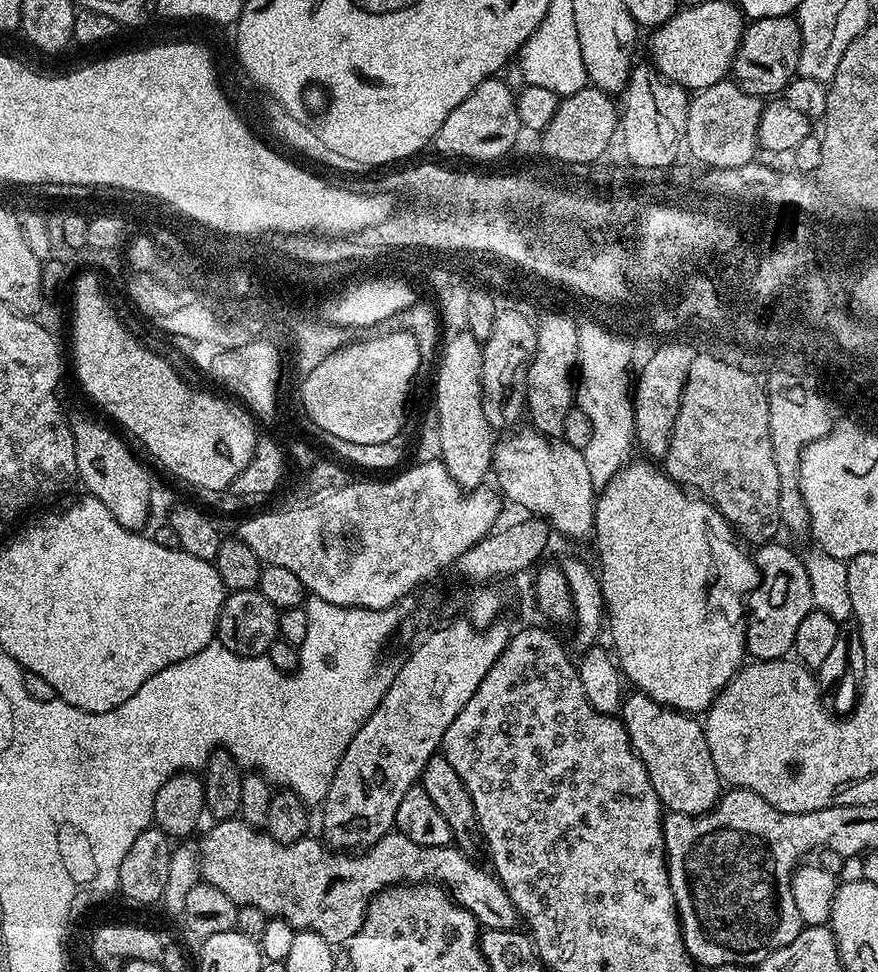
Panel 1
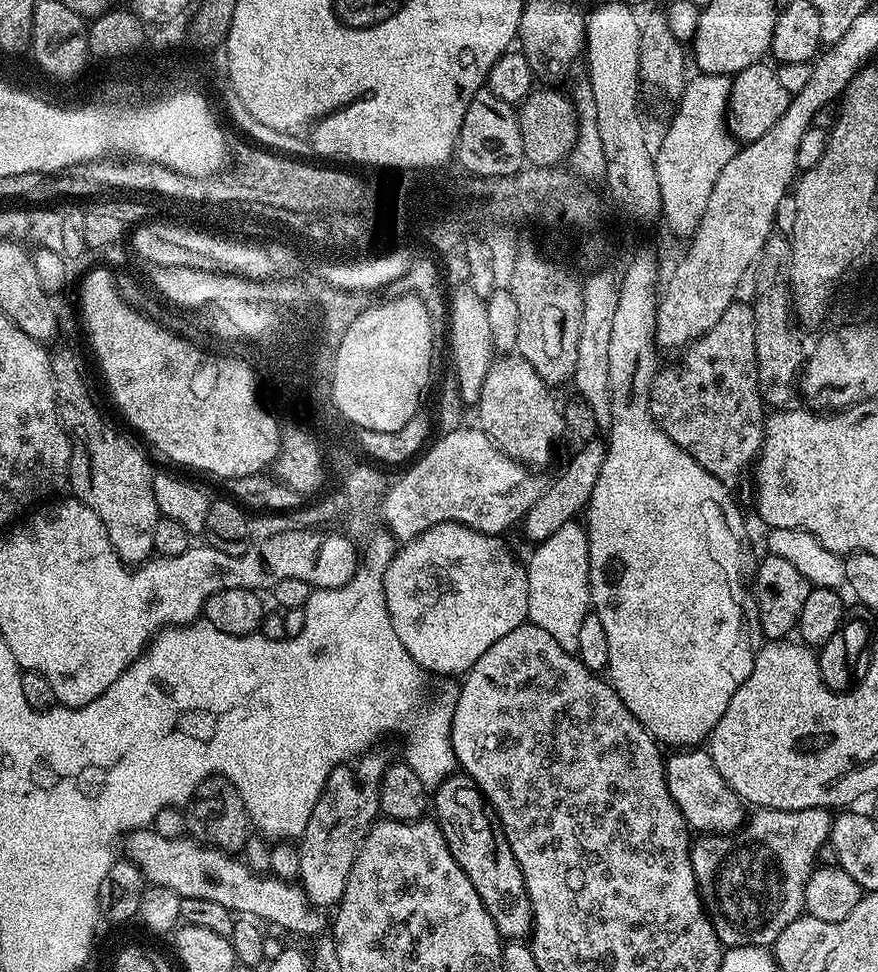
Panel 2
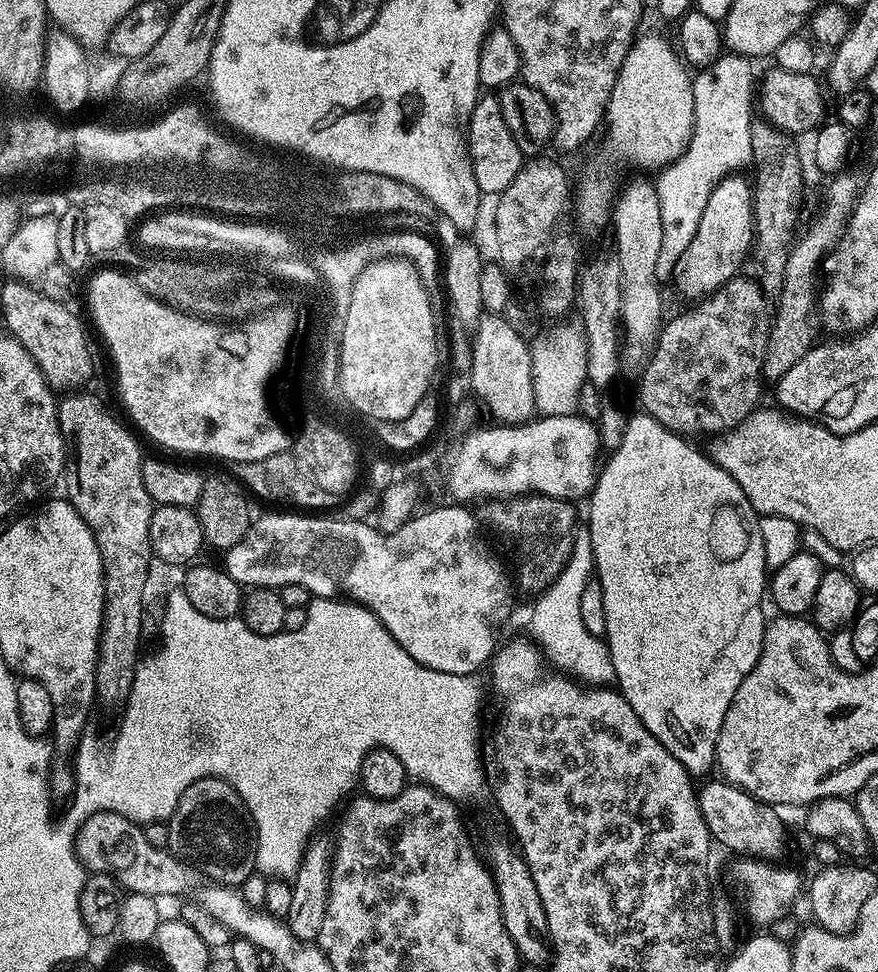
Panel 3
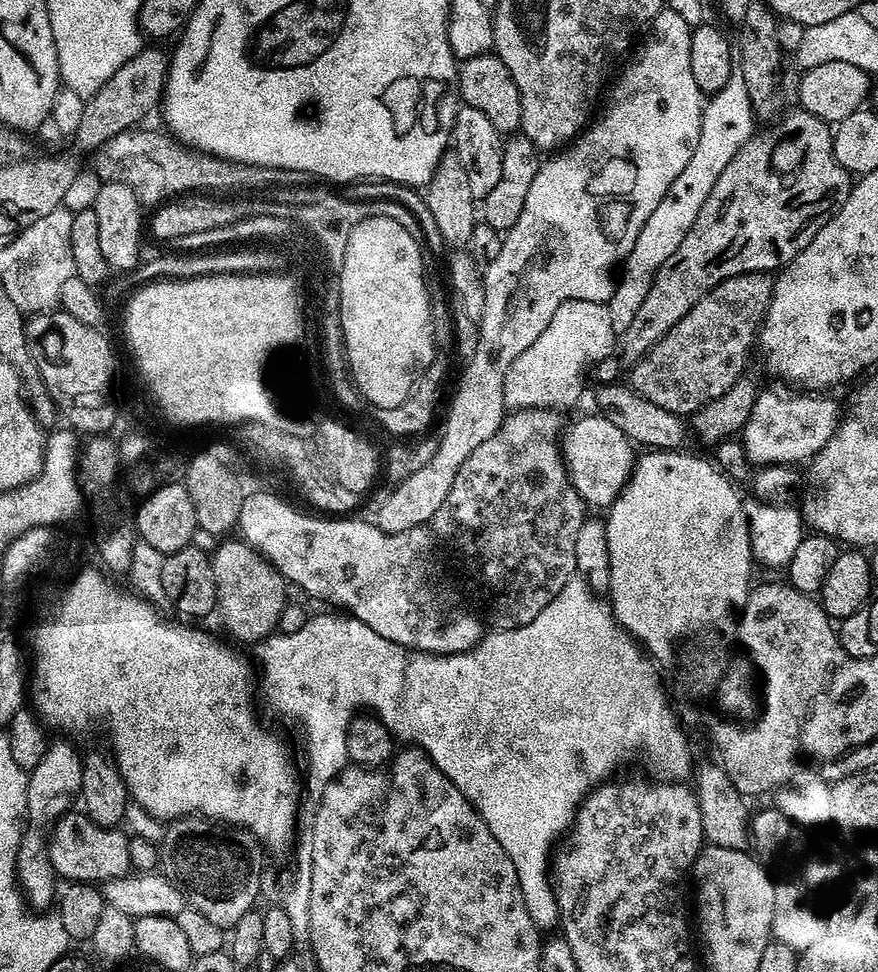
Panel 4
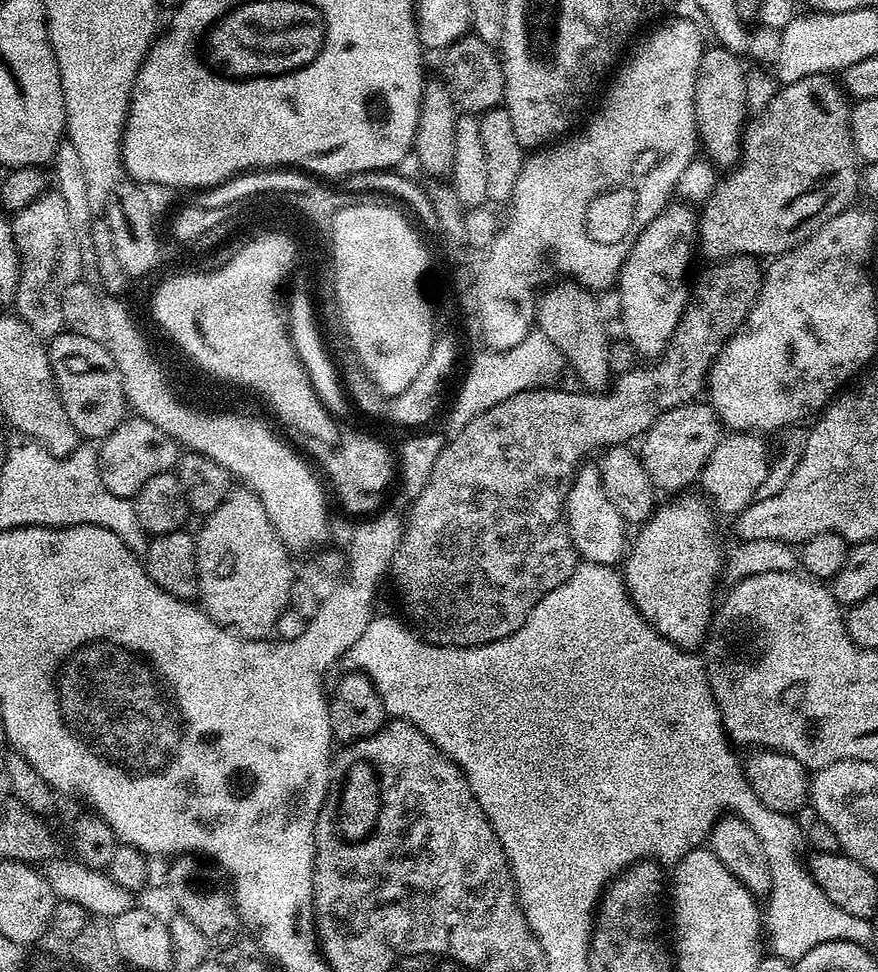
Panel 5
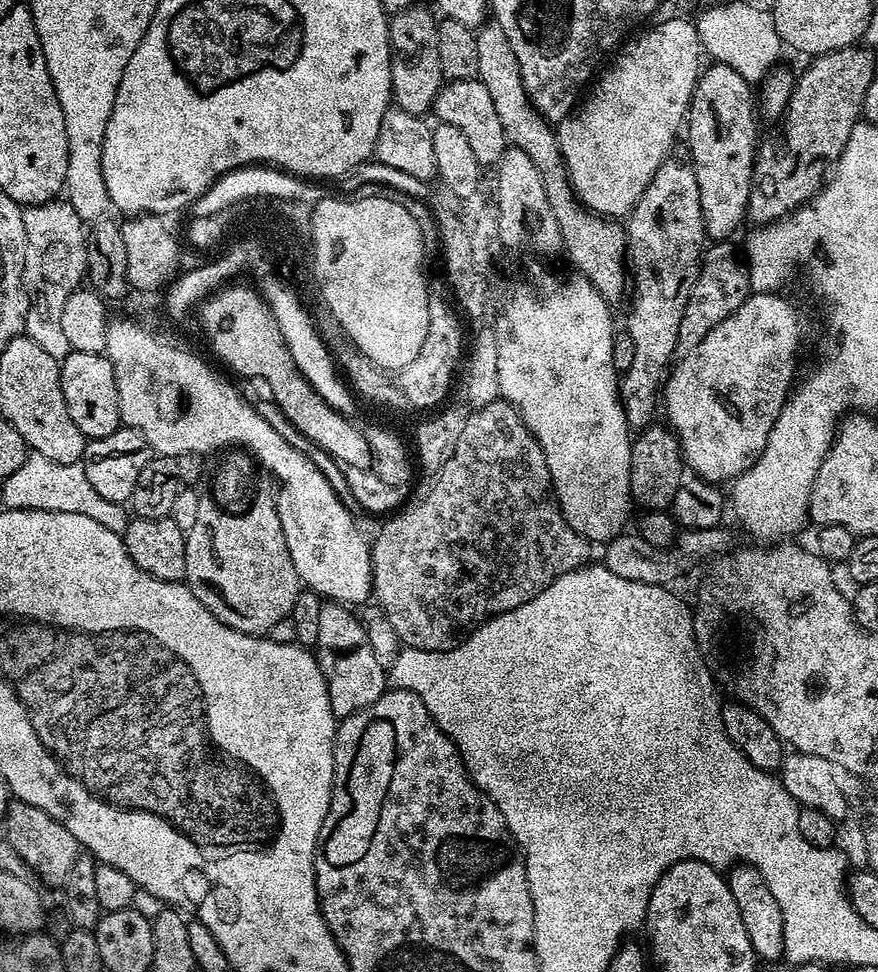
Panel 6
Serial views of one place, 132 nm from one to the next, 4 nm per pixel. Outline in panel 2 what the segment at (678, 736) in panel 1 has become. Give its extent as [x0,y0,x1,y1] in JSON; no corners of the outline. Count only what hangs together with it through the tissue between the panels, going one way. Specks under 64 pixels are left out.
[664,746,746,834]

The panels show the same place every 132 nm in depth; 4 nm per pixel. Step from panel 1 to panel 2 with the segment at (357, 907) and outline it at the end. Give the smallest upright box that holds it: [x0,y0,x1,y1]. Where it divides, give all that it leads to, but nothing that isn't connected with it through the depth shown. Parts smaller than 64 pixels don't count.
[123,827,325,936]

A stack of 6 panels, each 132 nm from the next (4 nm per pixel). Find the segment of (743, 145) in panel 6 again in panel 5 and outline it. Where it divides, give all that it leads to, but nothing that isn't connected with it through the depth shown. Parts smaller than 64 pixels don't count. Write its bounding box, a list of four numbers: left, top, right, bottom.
[694,46,750,170]

